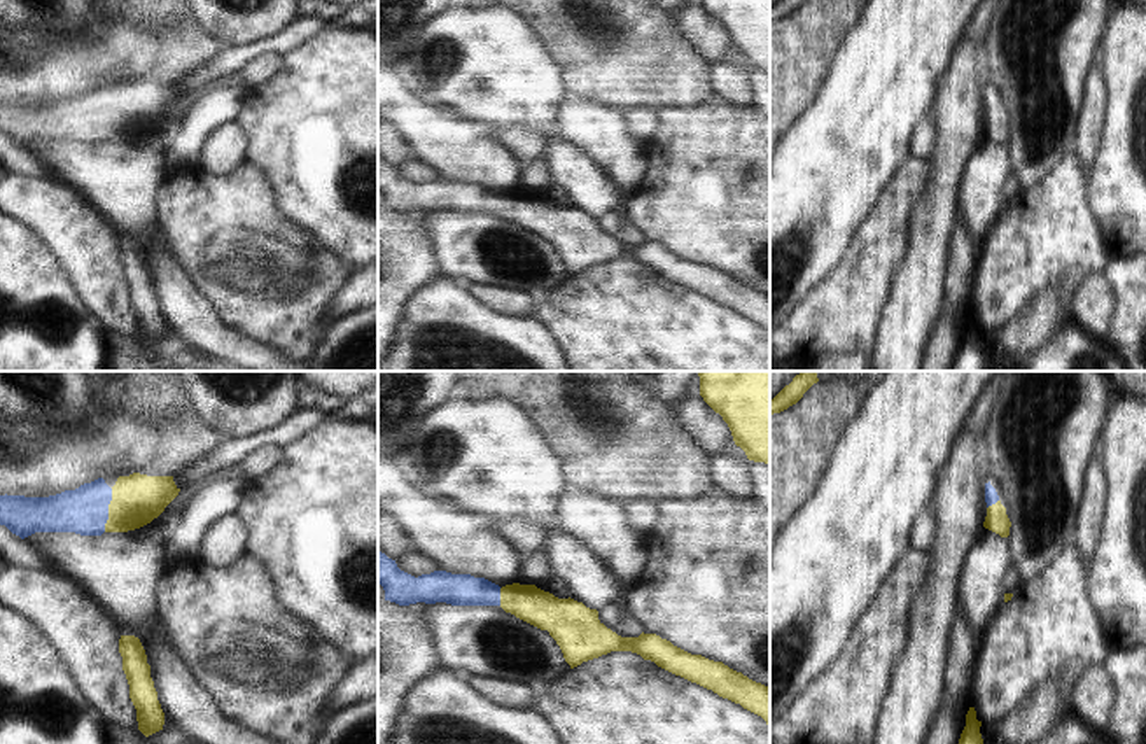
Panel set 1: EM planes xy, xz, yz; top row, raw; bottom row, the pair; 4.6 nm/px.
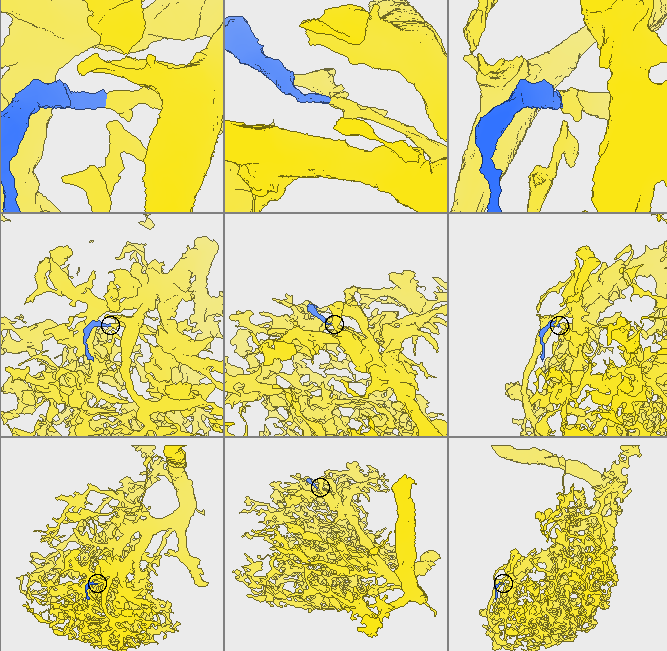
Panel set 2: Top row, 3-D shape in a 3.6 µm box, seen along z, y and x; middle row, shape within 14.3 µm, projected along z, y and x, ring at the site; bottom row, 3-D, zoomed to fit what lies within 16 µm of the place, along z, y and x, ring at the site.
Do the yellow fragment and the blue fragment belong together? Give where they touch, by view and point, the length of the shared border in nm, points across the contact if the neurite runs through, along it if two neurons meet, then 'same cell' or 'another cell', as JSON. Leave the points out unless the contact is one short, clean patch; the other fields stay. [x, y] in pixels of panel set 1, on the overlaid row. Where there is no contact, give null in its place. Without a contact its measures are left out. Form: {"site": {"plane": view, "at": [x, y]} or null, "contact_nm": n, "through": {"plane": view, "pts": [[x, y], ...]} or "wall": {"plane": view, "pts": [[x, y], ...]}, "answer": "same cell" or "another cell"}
{"site": {"plane": "xy", "at": [109, 510]}, "contact_nm": 200, "through": {"plane": "xy", "pts": [[137, 499], [123, 508], [109, 510], [84, 510]]}, "answer": "same cell"}

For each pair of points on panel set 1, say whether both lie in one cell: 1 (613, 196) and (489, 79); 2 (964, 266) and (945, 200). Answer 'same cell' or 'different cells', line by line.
1: same cell
2: different cells

